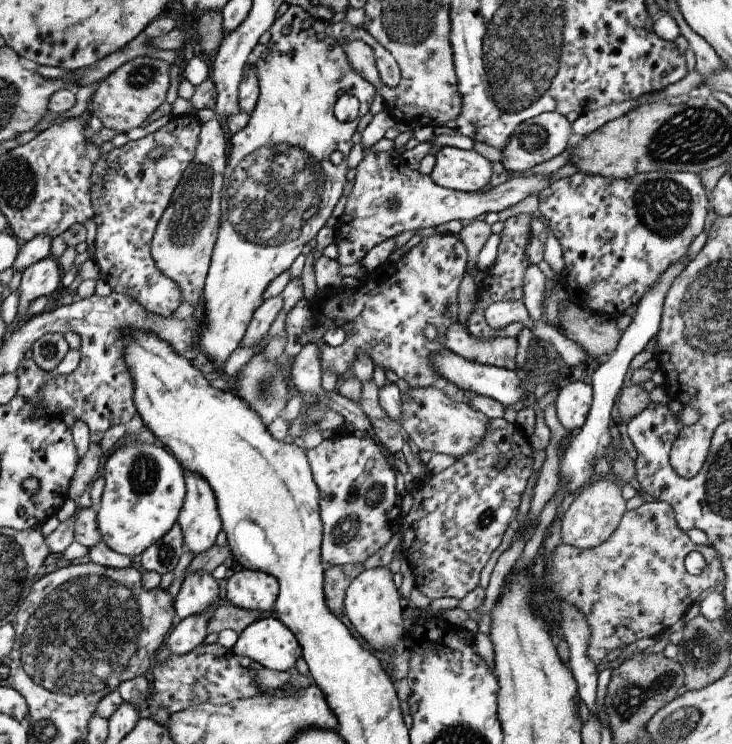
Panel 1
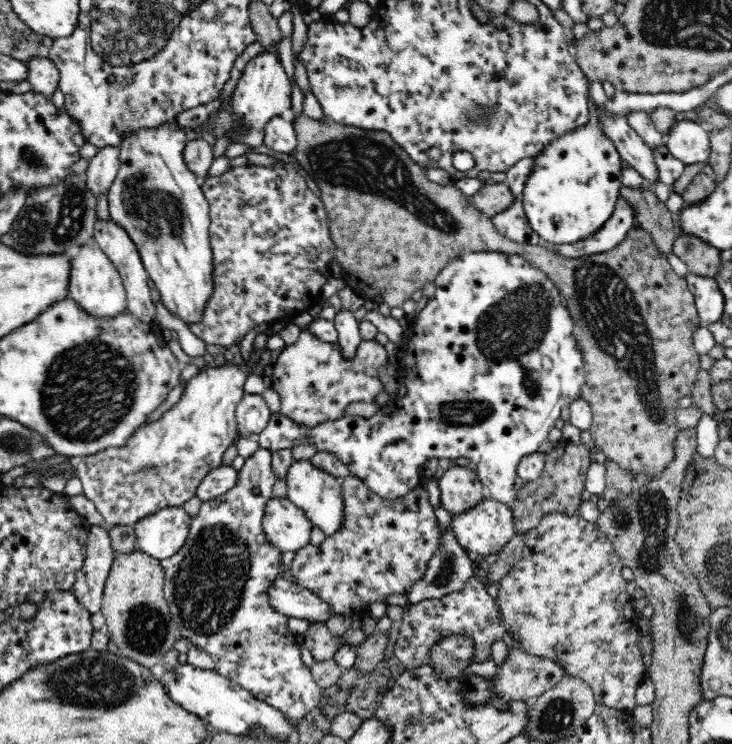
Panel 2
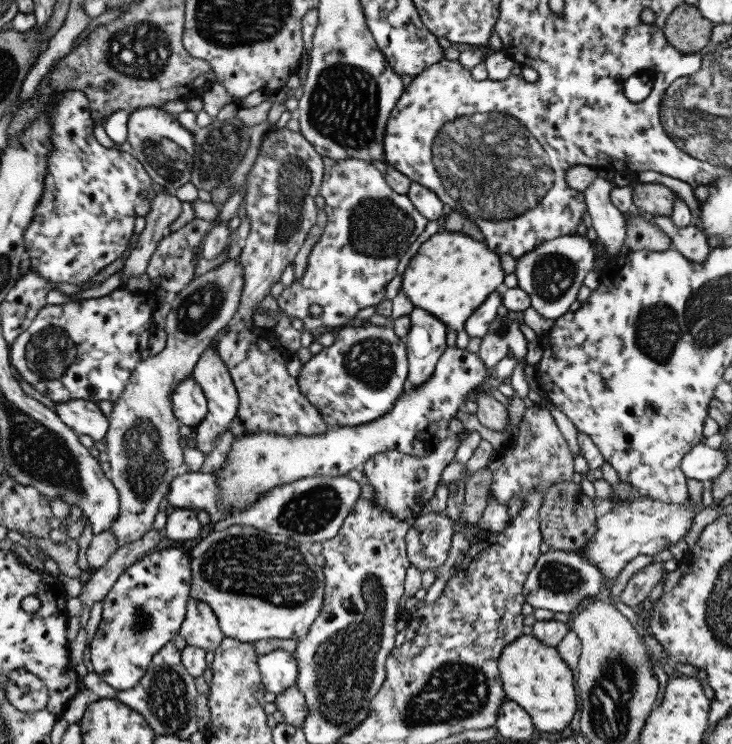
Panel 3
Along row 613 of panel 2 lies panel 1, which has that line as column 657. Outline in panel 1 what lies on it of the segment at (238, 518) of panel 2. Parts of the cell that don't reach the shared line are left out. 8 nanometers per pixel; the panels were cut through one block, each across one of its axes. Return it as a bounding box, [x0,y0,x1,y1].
[539,172,711,320]

